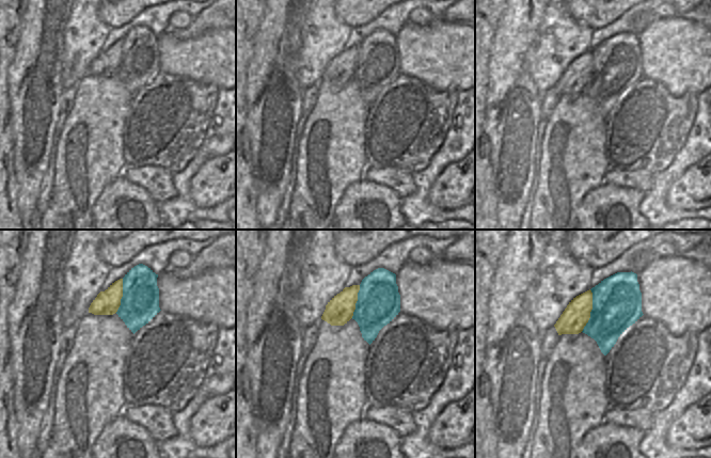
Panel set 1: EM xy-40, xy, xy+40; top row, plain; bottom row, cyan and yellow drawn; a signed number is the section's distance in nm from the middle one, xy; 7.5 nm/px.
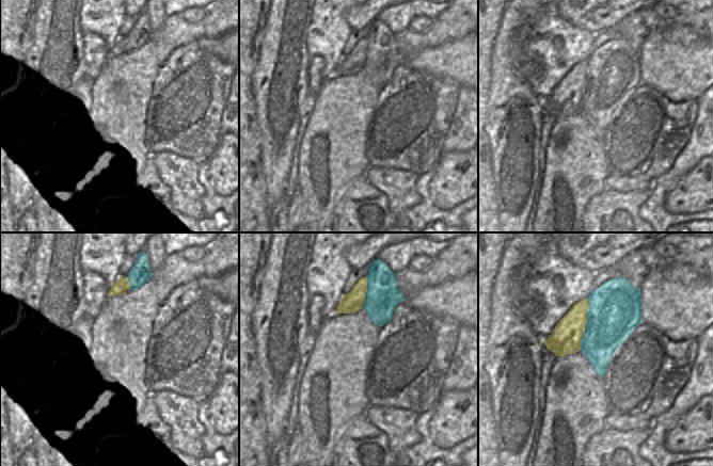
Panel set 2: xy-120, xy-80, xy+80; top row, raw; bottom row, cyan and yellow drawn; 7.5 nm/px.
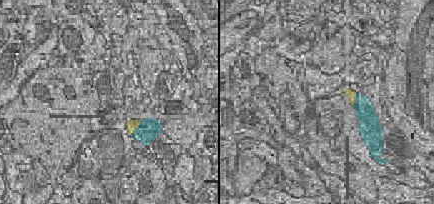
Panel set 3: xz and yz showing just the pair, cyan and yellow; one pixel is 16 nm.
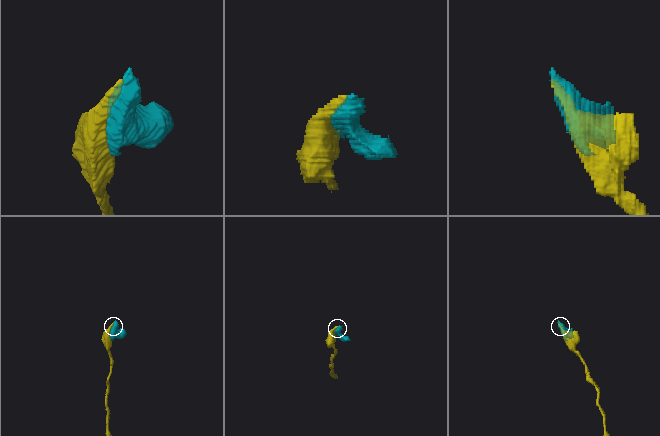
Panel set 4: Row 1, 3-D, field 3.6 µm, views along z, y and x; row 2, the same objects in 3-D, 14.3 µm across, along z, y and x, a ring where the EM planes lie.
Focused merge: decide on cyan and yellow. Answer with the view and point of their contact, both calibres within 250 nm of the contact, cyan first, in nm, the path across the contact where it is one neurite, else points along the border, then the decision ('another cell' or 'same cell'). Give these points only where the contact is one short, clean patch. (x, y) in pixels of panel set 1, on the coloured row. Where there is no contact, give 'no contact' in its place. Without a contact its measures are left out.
xy+40 (591, 311) | 360/200 nm | another cell

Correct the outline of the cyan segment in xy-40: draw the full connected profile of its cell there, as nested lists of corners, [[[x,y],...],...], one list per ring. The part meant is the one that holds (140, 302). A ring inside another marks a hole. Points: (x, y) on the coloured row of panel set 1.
[[[143,264],[131,268],[123,278],[123,297],[116,314],[133,334],[161,311],[157,278]]]

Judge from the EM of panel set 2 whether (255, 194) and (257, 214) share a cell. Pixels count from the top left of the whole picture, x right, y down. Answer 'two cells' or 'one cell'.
one cell

